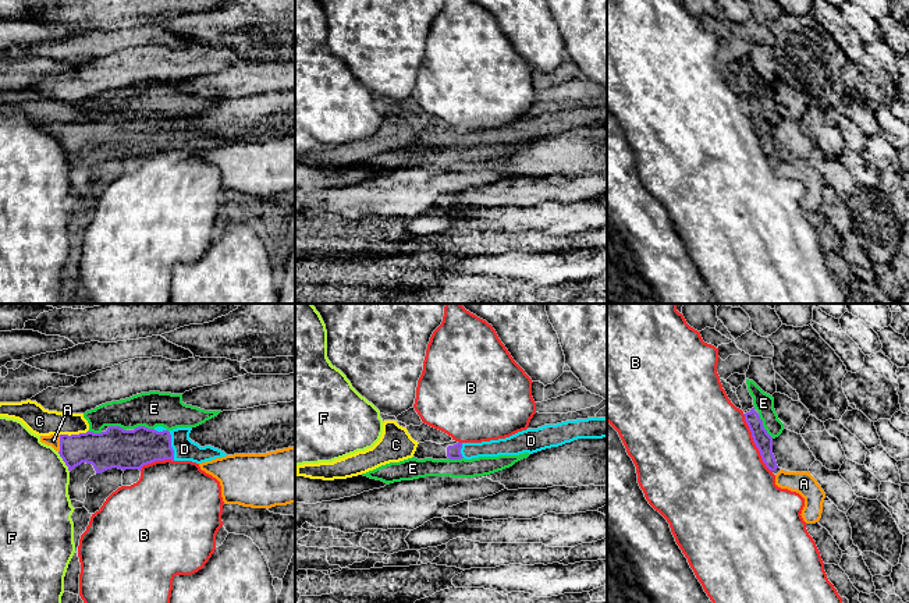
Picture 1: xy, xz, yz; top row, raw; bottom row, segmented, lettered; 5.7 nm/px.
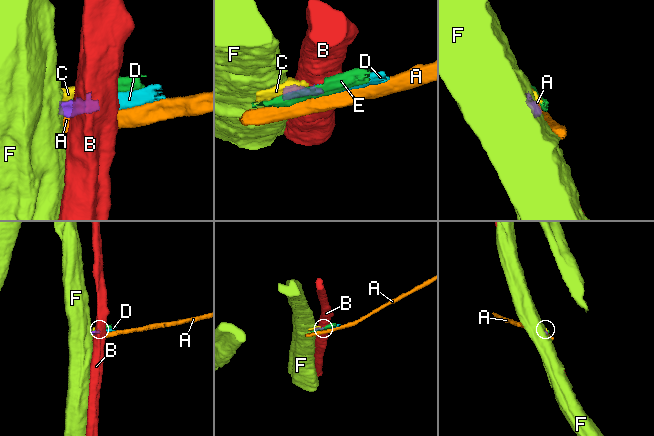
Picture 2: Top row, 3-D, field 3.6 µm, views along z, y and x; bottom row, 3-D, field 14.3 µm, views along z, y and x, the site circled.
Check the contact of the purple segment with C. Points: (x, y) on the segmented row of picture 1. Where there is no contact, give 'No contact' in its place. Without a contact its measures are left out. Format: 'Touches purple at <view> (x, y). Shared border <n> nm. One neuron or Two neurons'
Touches purple at xy (73, 435). Shared border 160 nm. Two neurons

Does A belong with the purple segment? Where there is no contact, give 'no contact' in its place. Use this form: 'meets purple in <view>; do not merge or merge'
meets purple in xy; do not merge

